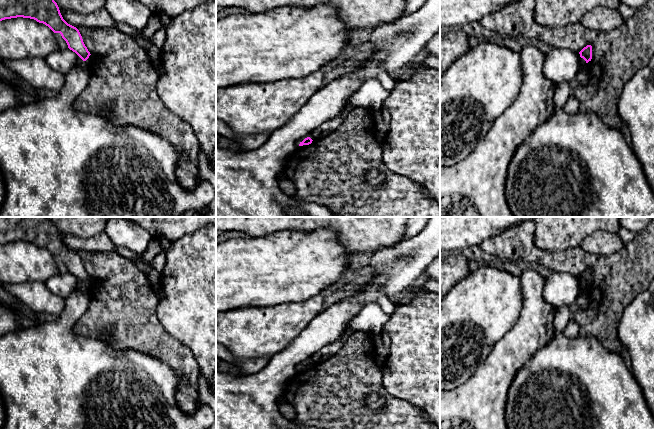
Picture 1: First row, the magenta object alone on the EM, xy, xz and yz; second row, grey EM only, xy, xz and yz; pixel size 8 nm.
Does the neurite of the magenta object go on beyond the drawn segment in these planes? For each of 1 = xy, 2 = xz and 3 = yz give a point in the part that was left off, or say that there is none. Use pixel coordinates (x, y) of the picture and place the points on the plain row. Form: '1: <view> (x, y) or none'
1: none
2: none
3: none

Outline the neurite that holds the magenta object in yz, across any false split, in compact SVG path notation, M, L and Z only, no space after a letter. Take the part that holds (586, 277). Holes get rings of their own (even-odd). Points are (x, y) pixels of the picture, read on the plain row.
M587 269L579 276L579 278L580 281L583 282L586 285L586 287L588 287L592 283L592 270Z

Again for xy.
M0 217L0 245L17 241L34 243L60 257L68 272L83 285L91 279L79 254L63 243L57 227L47 217Z

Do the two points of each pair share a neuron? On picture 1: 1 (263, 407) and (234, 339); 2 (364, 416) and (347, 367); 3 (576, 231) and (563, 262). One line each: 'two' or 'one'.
1: two
2: one
3: two

